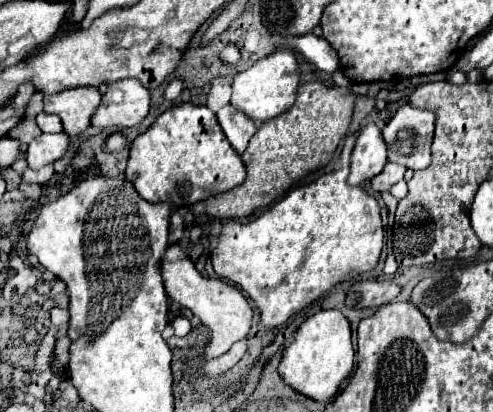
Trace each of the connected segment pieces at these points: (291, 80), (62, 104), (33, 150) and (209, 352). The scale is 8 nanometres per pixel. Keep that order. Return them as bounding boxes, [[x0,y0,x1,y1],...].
[[232,49,300,121],[44,87,100,135],[26,133,70,169],[160,243,254,361]]

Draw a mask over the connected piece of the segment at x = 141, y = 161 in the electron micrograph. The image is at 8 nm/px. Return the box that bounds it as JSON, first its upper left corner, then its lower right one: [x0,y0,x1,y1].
[126,103,246,207]

